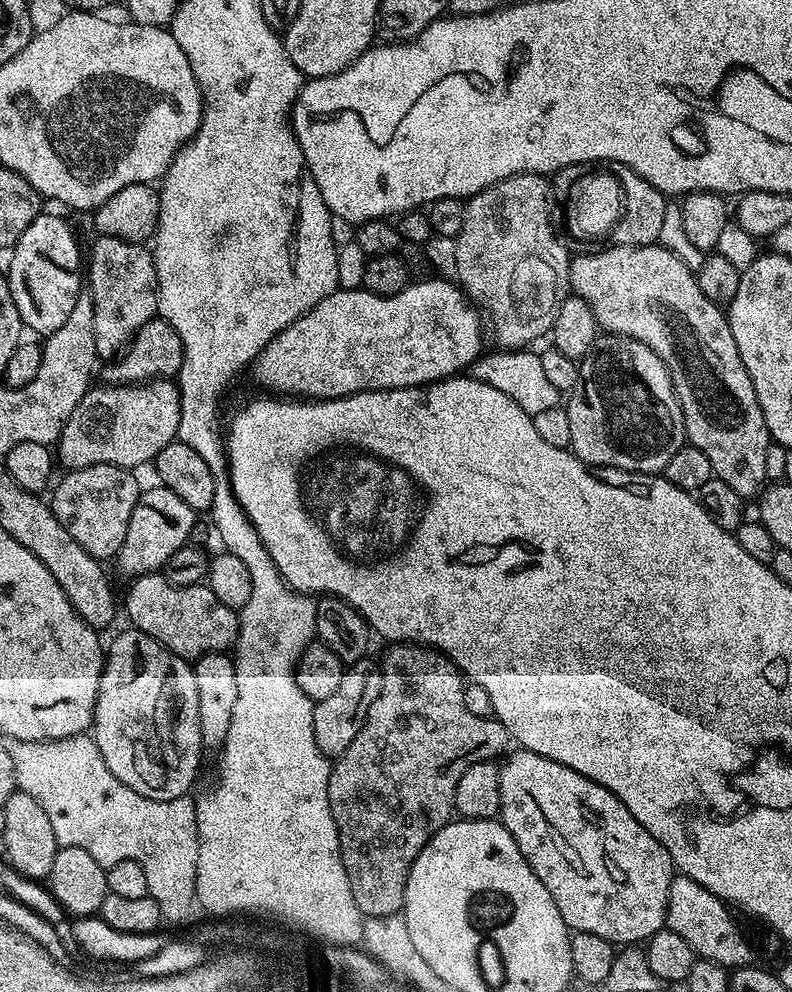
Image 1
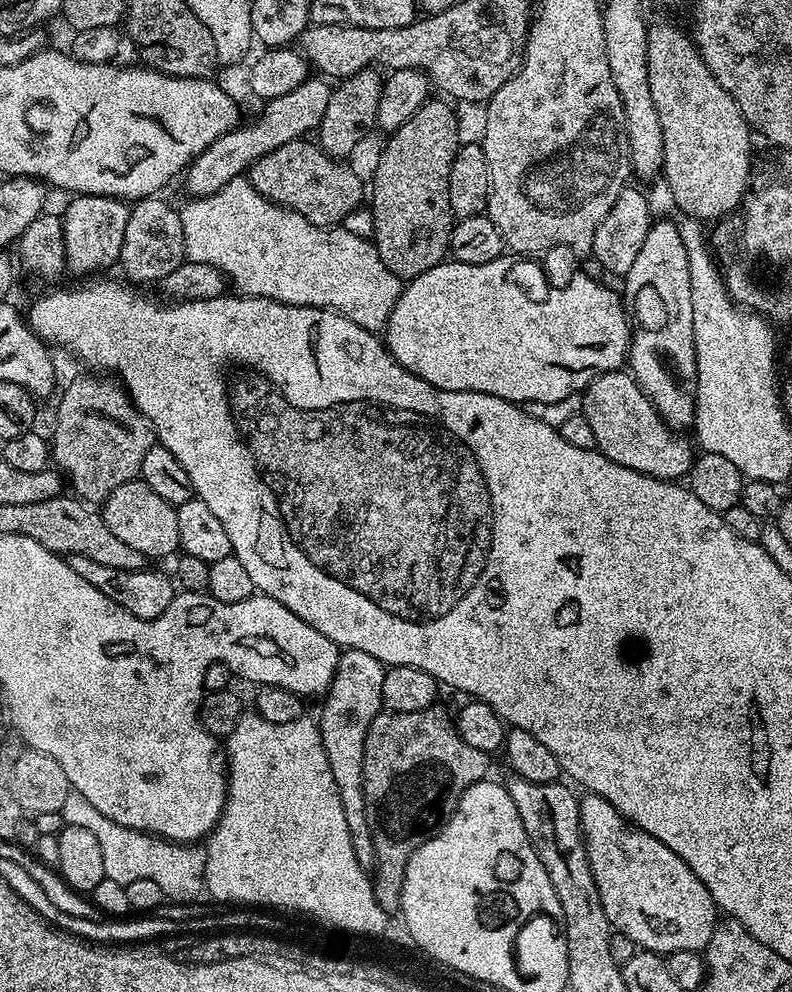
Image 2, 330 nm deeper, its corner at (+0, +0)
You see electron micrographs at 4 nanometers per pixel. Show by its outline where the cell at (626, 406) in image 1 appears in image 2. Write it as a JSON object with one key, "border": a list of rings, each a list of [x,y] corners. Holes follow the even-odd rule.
{"border":[[[653,223],[634,266],[622,277],[622,284],[622,299],[631,323],[652,324],[649,328],[637,327],[632,333],[626,361],[630,374],[669,428],[691,429],[696,408],[694,306],[690,294],[690,262],[675,223]]]}

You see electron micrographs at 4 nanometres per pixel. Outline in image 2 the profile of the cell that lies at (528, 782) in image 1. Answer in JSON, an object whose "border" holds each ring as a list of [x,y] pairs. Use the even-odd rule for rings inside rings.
{"border":[[[584,794],[580,801],[580,832],[584,835],[584,849],[590,862],[592,880],[598,886],[598,898],[606,918],[612,923],[615,931],[626,934],[636,943],[637,949],[657,954],[669,954],[676,951],[699,953],[708,947],[714,934],[718,919],[716,903],[710,898],[710,890],[658,838],[646,834],[634,824],[629,824],[610,802],[601,796]]]}

